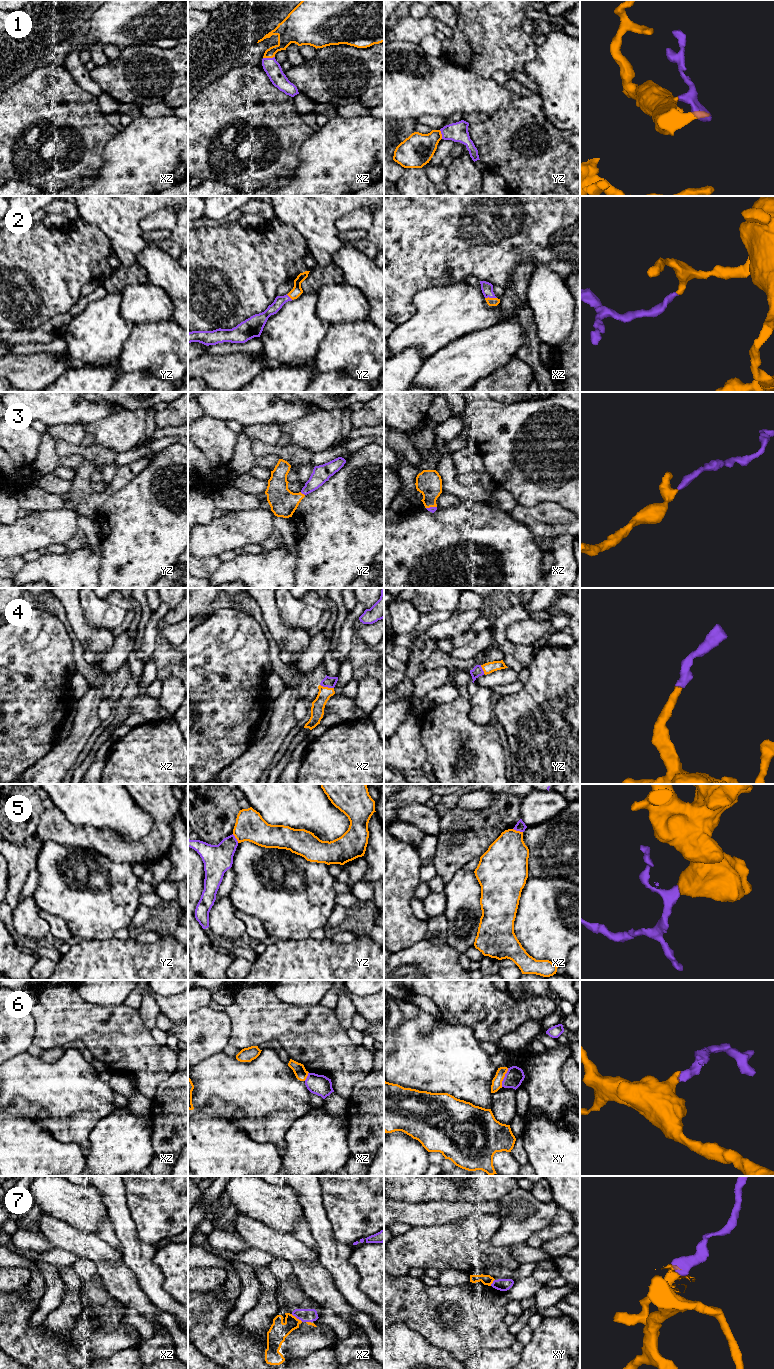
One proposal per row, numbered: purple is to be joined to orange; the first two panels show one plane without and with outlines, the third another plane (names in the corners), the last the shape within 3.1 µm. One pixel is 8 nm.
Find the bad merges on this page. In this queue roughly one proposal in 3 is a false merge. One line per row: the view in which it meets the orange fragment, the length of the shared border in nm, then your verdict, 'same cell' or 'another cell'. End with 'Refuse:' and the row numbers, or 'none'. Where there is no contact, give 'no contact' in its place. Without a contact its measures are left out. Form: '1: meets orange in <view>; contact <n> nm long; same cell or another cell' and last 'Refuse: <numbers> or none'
1: meets orange in xz; contact 100 nm long; same cell
2: meets orange in xz; contact 100 nm long; same cell
3: meets orange in yz; contact 50 nm long; same cell
4: meets orange in xz; contact 120 nm long; same cell
5: meets orange in xz; contact 90 nm long; another cell
6: meets orange in xy; contact 160 nm long; another cell
7: meets orange in xz; contact 110 nm long; another cell
Refuse: 5, 6, 7

